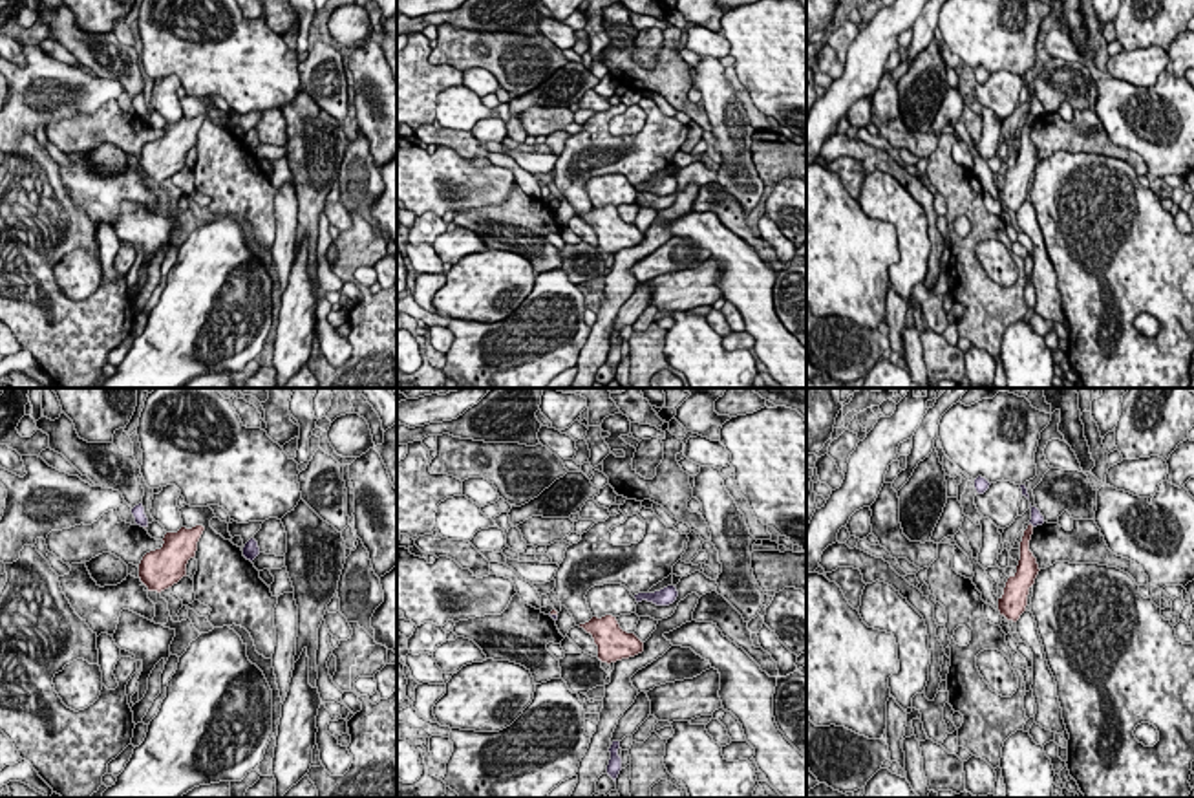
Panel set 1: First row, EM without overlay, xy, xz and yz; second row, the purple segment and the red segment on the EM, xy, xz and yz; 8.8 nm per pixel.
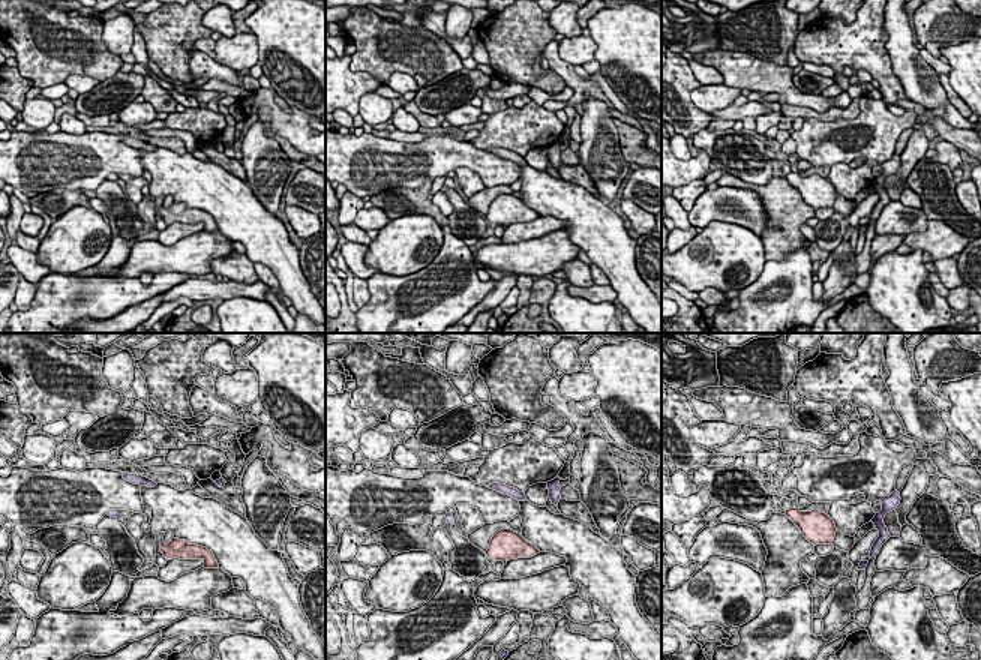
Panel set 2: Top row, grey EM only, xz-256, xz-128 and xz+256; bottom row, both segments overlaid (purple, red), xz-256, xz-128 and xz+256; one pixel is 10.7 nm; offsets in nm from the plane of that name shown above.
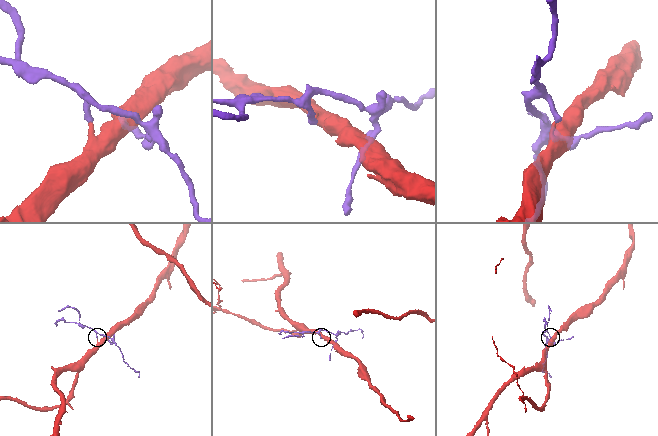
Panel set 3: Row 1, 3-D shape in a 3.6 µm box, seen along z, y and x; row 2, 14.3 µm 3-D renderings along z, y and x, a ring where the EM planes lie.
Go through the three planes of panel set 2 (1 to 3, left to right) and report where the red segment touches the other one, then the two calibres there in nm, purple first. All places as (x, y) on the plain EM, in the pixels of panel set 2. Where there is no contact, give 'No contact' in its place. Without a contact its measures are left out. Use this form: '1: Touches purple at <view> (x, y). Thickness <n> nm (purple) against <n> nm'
1: No contact
2: No contact
3: No contact

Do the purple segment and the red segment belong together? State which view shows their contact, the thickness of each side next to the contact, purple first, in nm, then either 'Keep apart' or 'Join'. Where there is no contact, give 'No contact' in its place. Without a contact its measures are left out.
Touches purple in yz. Thickness 120 nm (purple) against 100 nm. Keep apart

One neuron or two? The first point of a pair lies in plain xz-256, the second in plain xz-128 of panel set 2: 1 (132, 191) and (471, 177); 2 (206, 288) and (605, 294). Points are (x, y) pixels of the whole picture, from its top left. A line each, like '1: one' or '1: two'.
1: one
2: one

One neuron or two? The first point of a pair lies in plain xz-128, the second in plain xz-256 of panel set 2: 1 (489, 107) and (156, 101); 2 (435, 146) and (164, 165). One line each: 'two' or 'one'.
1: one
2: two

